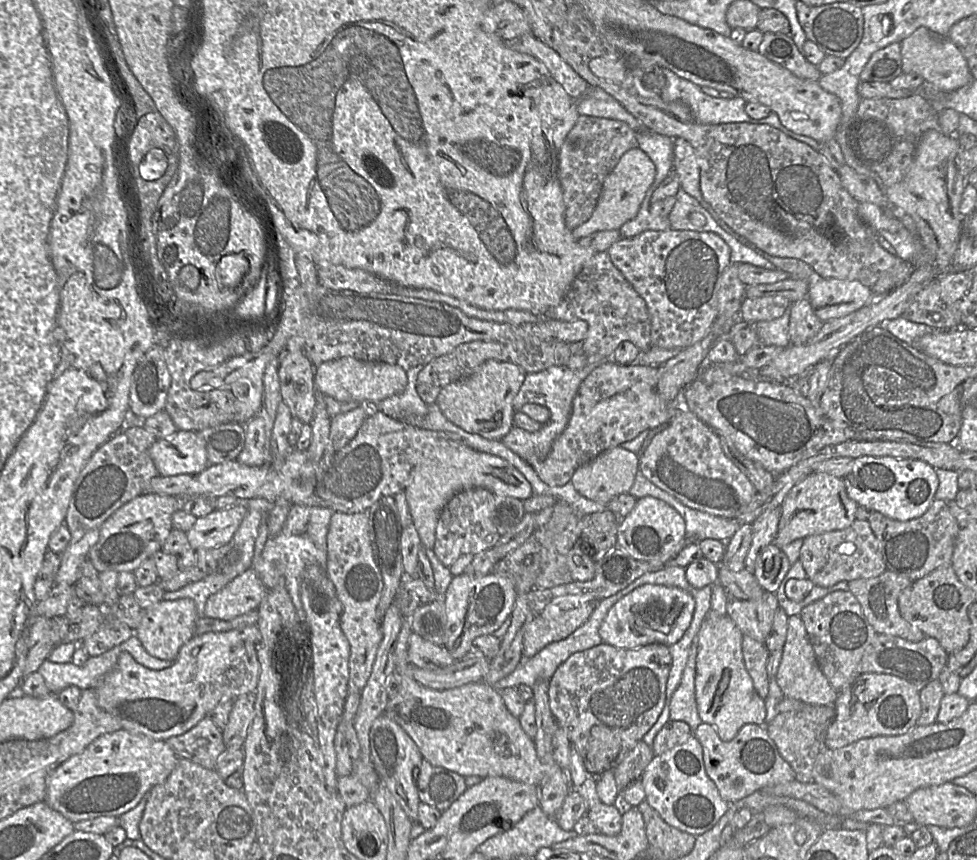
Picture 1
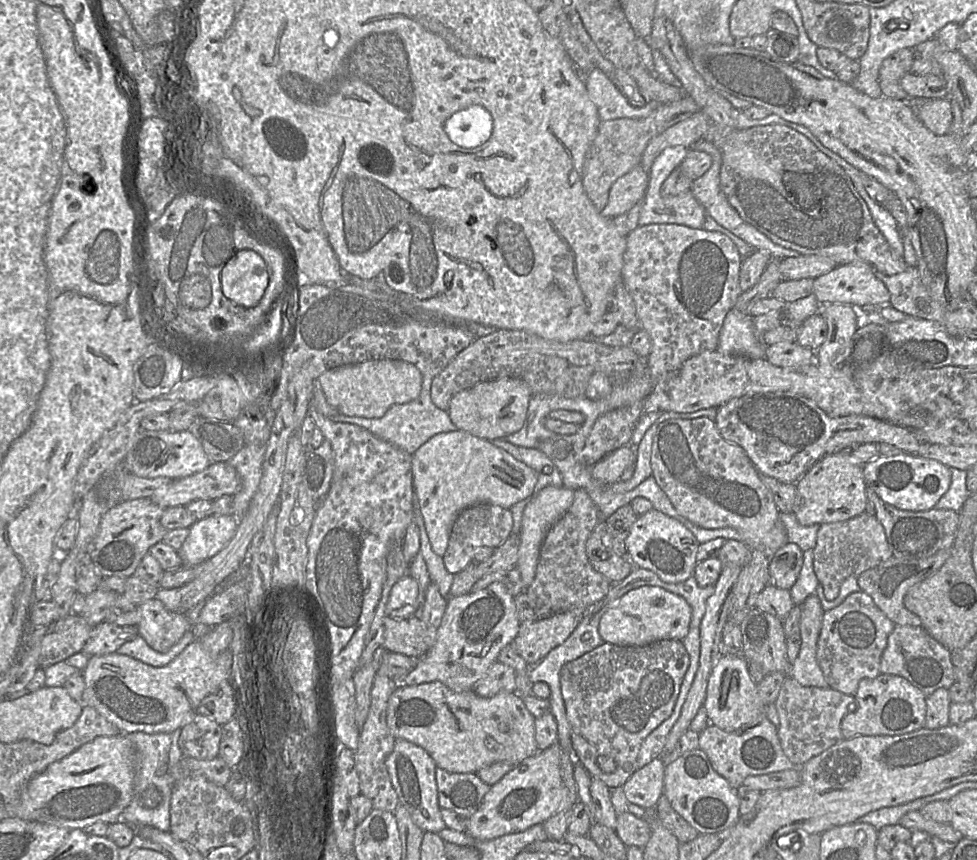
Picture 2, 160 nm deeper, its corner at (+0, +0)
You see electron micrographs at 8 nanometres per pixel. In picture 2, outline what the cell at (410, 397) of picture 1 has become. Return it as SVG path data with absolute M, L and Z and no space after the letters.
M422 373L422 386L419 396L408 403L393 405L380 418L366 418L340 414L339 416L334 416L329 419L334 422L349 423L360 426L370 431L379 439L384 440L412 455L434 435L451 432L457 429L451 421L448 412L439 409L431 400L431 384L433 378L434 376L429 373Z

